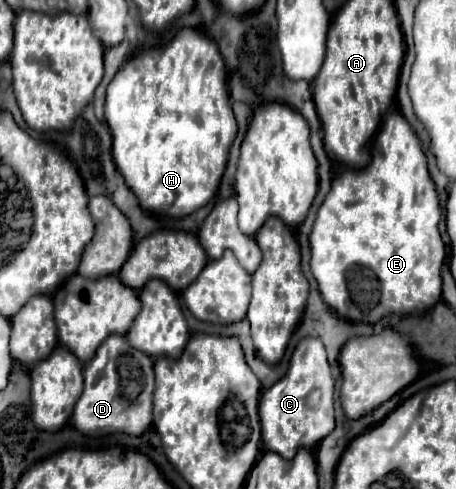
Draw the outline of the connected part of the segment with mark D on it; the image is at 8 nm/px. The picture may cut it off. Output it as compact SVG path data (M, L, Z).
M111 334L85 368L85 390L75 404L71 422L83 434L127 432L139 436L151 424L153 400L153 358L135 352L121 334Z

